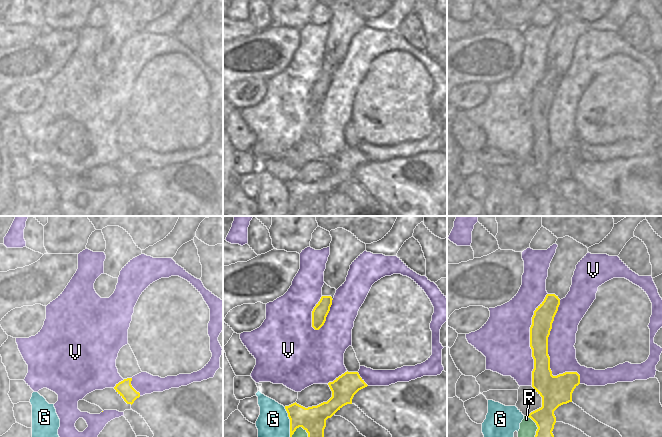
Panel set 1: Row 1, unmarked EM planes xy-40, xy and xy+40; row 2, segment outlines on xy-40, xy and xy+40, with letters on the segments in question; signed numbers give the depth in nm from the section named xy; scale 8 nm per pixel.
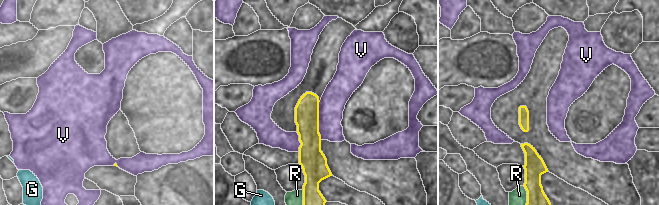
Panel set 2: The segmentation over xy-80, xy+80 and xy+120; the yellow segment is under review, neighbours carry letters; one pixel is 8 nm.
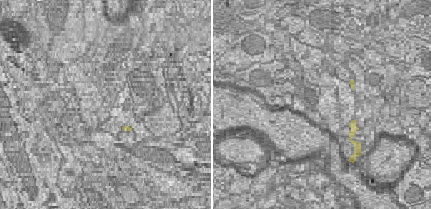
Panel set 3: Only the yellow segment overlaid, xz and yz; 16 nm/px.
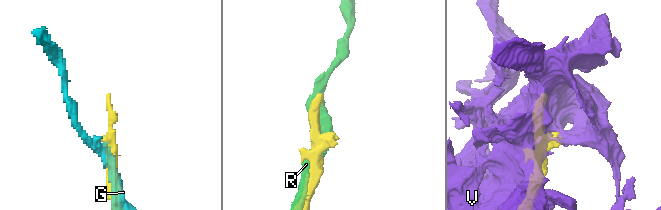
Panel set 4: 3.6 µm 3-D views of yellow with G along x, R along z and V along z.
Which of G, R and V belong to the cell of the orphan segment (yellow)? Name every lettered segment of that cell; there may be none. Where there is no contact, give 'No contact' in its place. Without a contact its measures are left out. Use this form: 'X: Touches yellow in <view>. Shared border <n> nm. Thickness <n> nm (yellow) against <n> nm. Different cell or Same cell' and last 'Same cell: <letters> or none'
G: Touches yellow in xy. Shared border 240 nm. Thickness 200 nm (yellow) against 260 nm. Different cell
R: Touches yellow in xy. Shared border 150 nm. Thickness 200 nm (yellow) against 80 nm. Different cell
V: Touches yellow in xy+40. Shared border 700 nm. Thickness 190 nm (yellow) against 220 nm. Different cell
Same cell: none

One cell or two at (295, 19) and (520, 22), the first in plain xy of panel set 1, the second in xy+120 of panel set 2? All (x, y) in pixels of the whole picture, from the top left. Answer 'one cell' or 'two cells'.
two cells

